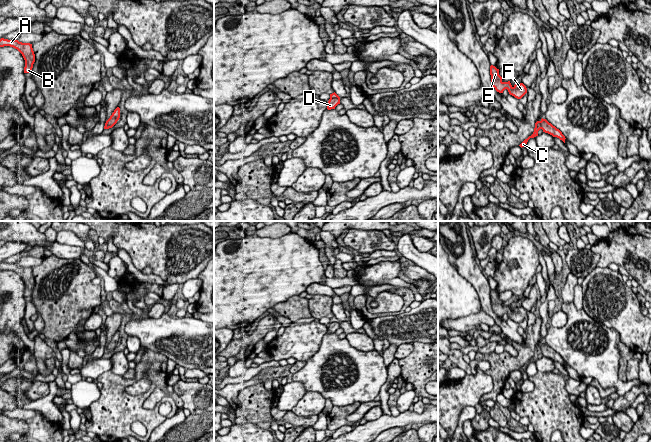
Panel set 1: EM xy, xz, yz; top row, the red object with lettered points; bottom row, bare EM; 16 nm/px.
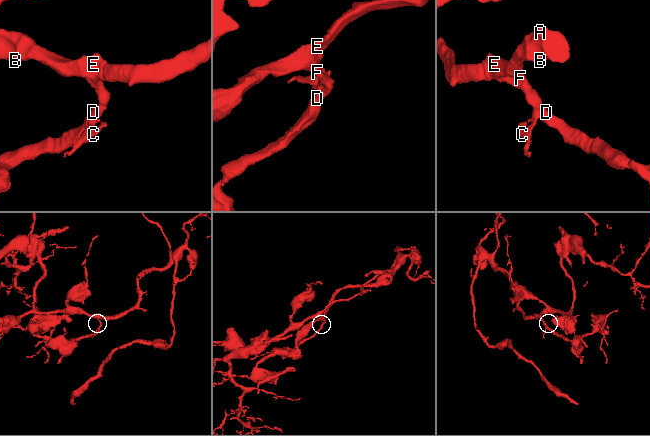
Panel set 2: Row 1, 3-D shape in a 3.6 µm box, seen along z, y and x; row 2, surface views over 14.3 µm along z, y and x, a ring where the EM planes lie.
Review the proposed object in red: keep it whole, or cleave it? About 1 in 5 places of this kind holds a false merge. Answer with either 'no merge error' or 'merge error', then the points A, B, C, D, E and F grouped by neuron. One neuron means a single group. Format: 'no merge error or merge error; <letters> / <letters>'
no merge error; A B C D E F

